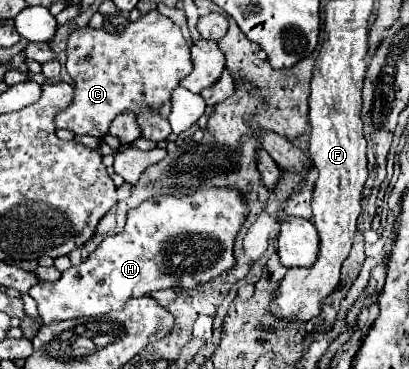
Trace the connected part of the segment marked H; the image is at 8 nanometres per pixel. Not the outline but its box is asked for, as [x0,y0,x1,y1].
[30,188,246,324]

